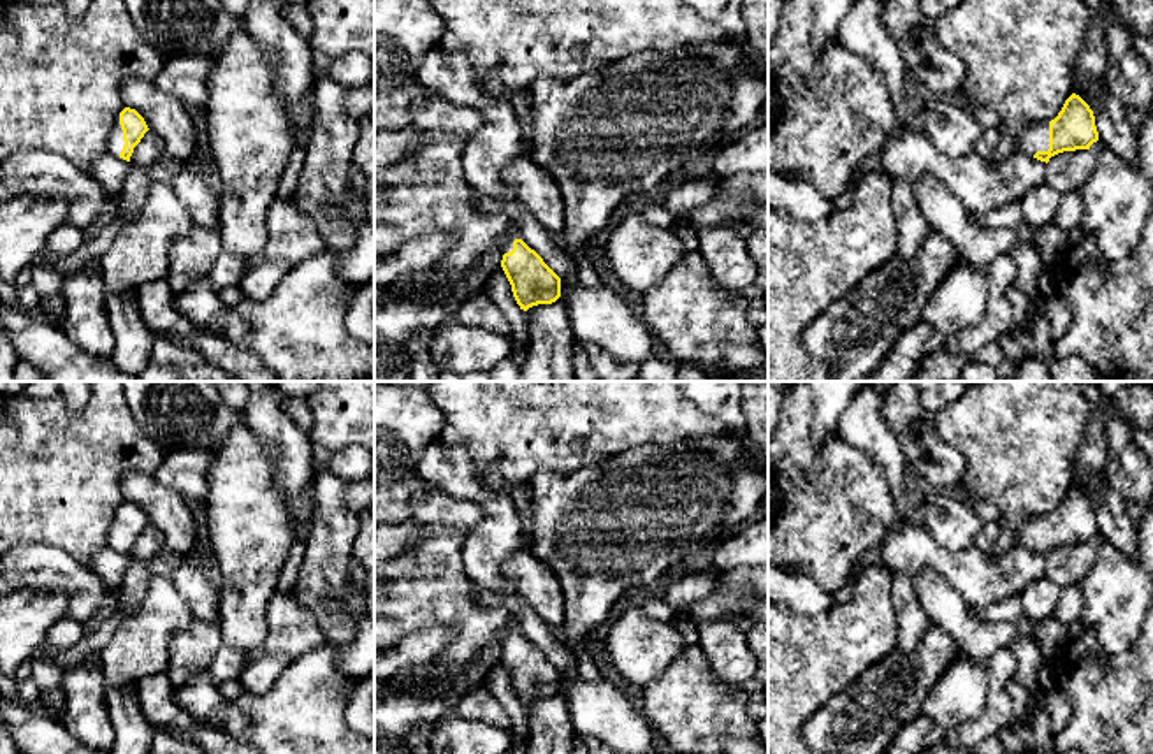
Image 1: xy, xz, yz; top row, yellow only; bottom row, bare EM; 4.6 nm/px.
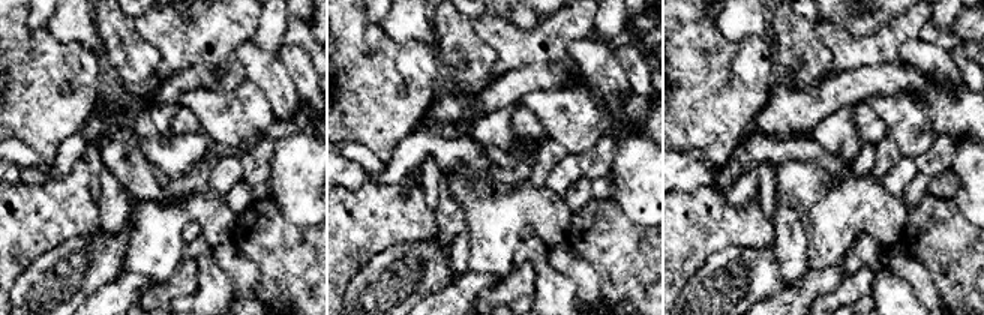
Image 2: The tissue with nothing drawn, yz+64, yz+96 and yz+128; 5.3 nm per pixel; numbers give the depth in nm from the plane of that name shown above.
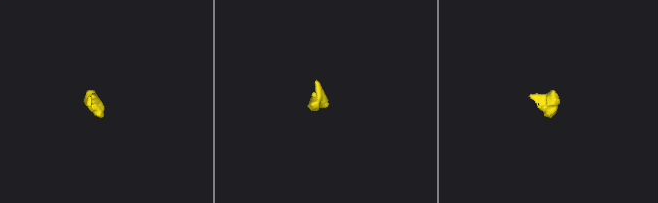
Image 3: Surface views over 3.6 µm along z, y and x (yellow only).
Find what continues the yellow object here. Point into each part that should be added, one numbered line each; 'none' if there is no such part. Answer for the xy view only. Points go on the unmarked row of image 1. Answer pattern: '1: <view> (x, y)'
1: xy (115, 538)

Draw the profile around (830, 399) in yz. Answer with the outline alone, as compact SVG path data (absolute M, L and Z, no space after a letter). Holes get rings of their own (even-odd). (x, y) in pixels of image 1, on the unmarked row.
M805 381L812 392L810 439L821 448L824 439L837 434L845 408L867 385L881 381Z

